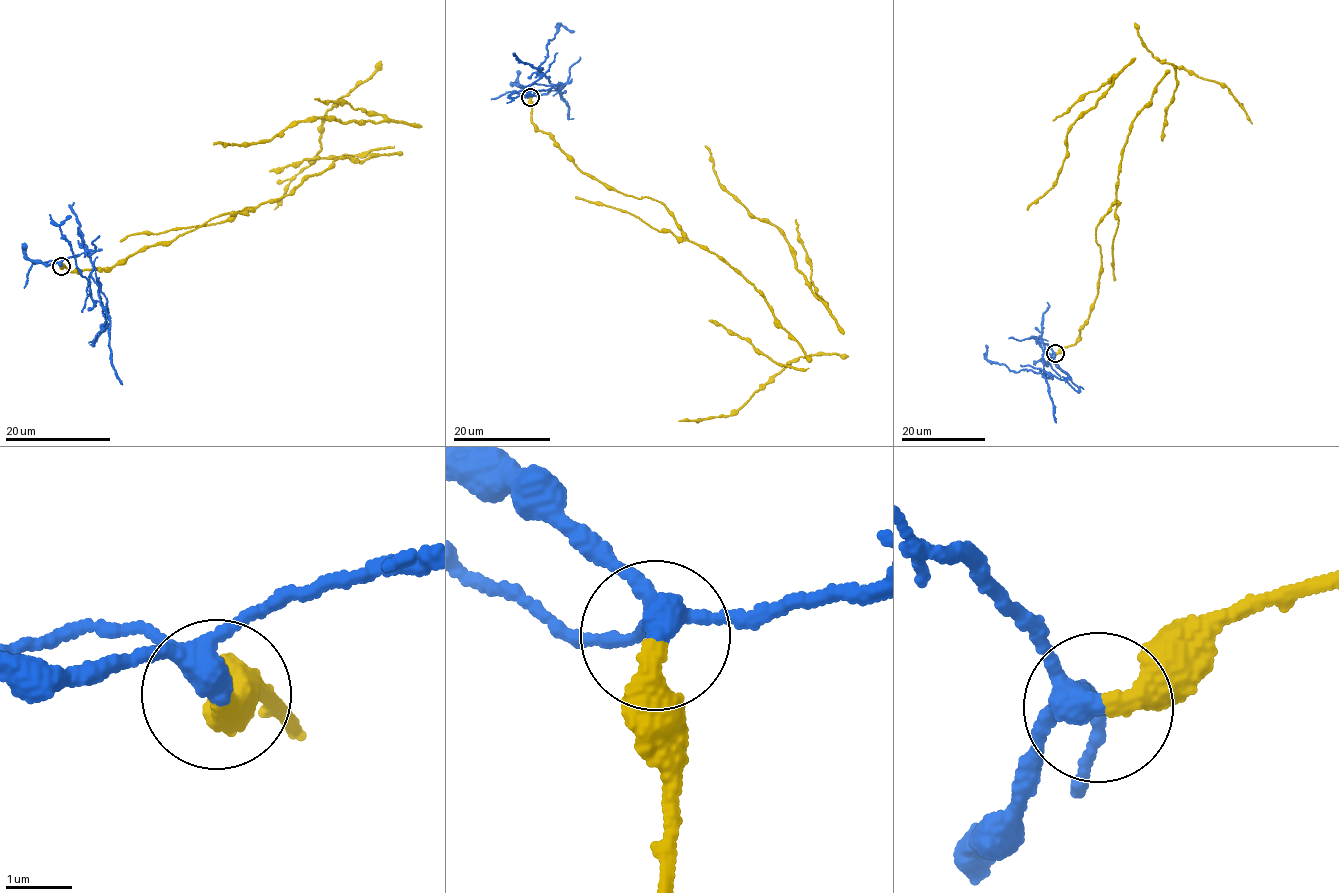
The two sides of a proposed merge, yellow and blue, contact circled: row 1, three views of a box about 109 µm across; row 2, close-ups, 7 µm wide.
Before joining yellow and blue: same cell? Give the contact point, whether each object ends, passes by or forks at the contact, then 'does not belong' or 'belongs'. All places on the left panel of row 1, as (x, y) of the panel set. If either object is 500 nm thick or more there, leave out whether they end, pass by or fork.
at (61, 266); yellow ends there; blue forks there; does not belong

